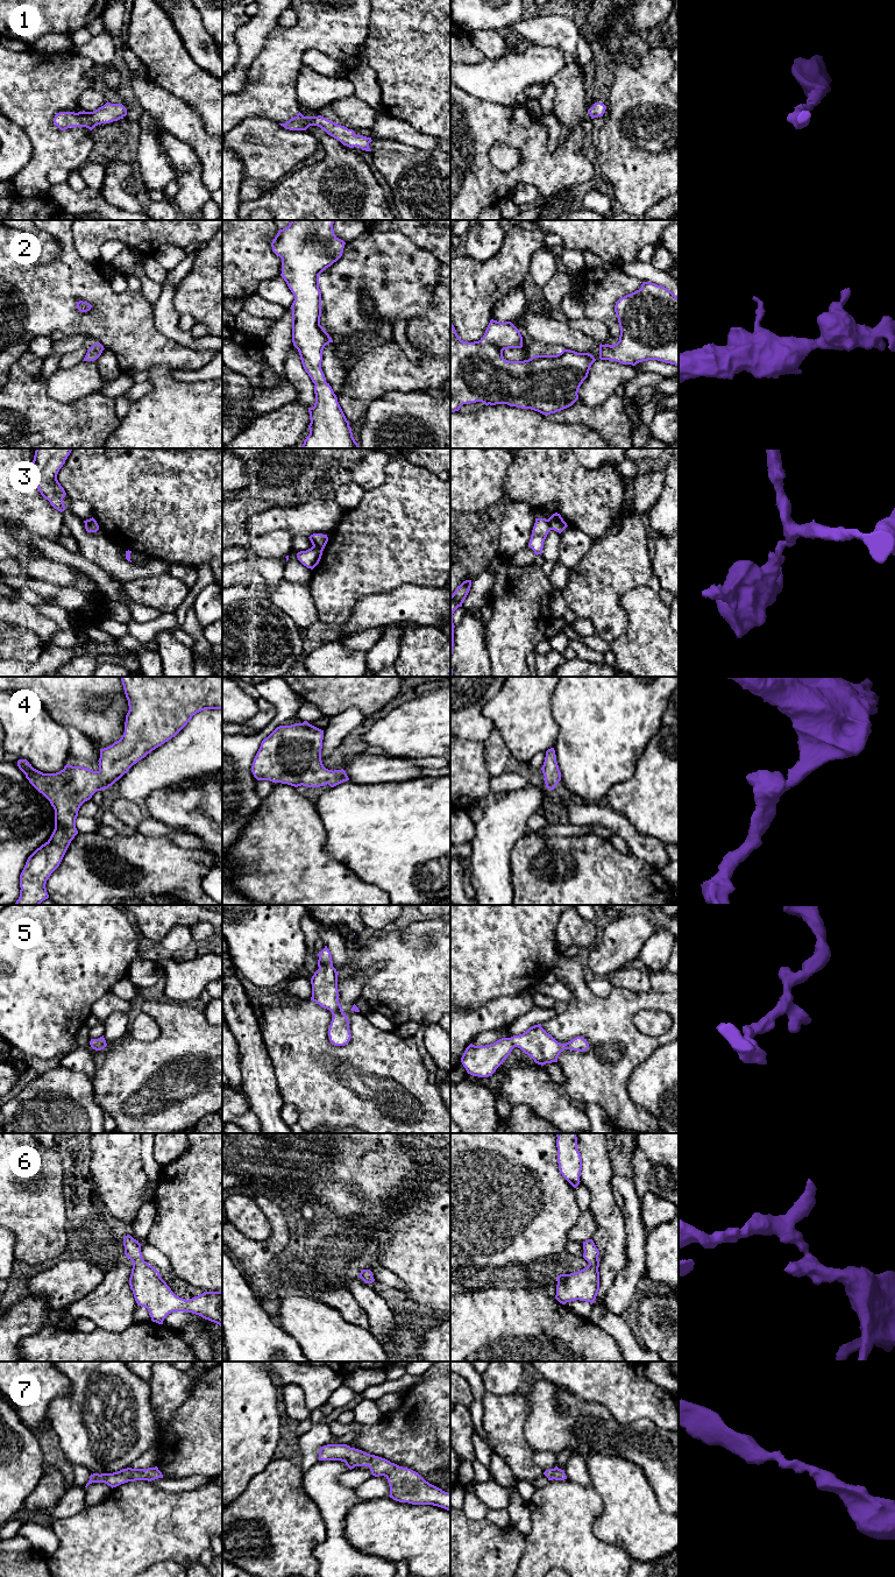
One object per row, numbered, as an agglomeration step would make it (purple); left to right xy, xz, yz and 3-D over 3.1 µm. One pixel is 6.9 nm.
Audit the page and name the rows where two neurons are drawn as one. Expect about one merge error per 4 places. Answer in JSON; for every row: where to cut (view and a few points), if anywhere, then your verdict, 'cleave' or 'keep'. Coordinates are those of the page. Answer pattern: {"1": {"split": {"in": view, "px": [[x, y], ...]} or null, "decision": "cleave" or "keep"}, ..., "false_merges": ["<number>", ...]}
{"1": {"split": null, "decision": "keep"}, "2": {"split": null, "decision": "keep"}, "3": {"split": {"in": "xz", "px": [[313, 545], [322, 550]]}, "decision": "cleave"}, "4": {"split": null, "decision": "keep"}, "5": {"split": null, "decision": "keep"}, "6": {"split": null, "decision": "keep"}, "7": {"split": null, "decision": "keep"}, "false_merges": ["3"]}

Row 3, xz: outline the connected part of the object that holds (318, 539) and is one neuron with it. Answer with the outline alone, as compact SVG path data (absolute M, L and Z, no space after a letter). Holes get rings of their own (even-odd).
M313 533L308 538L313 546L317 546L322 550L325 549L325 546L328 542L327 535L322 535L322 533Z

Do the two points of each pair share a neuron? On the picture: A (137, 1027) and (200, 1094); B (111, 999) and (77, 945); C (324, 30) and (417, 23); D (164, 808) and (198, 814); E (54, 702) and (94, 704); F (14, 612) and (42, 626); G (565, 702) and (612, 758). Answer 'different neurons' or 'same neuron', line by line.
A: different neurons
B: different neurons
C: different neurons
D: same neuron
E: different neurons
F: same neuron
G: same neuron

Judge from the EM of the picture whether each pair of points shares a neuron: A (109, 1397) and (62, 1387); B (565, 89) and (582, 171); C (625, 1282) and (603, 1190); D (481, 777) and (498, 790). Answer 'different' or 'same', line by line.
A: different
B: different
C: different
D: different

